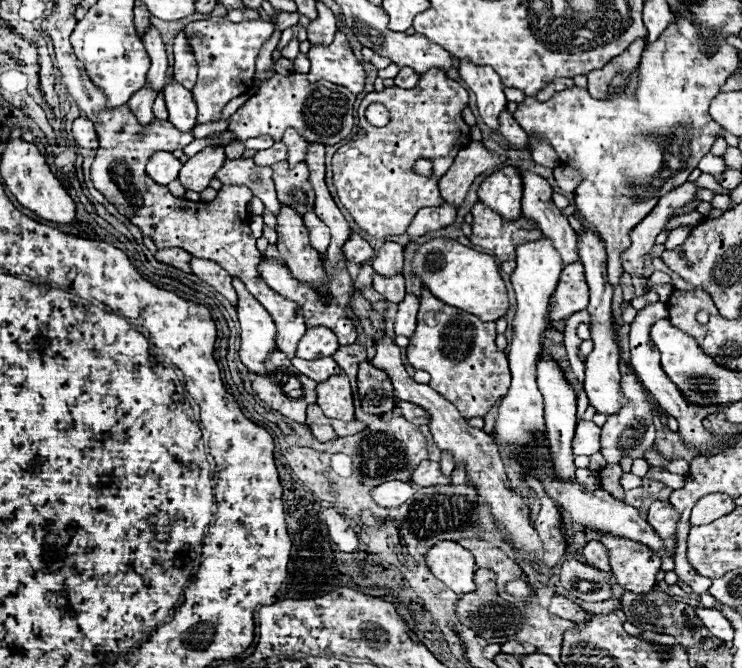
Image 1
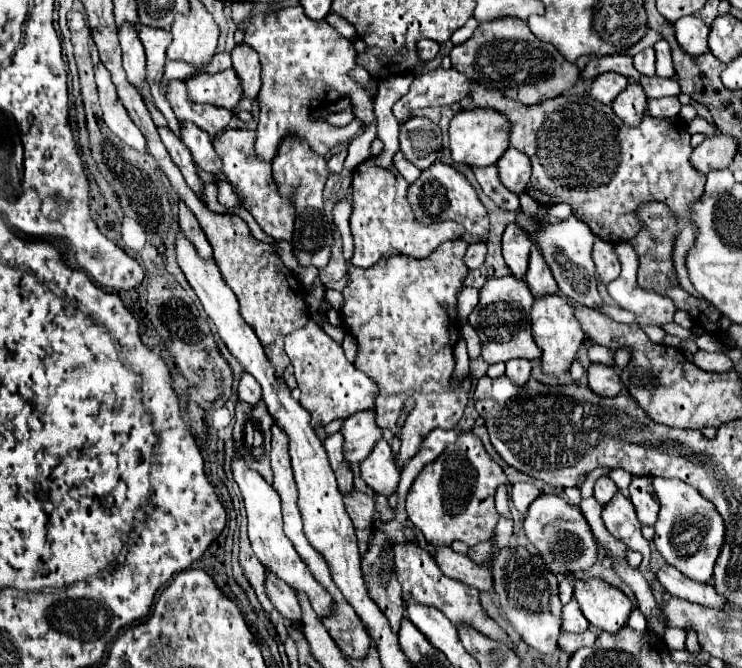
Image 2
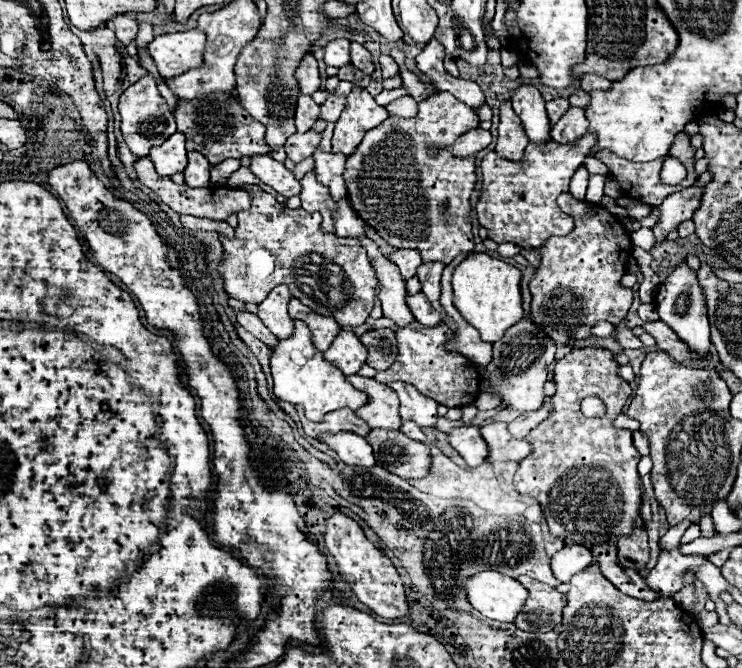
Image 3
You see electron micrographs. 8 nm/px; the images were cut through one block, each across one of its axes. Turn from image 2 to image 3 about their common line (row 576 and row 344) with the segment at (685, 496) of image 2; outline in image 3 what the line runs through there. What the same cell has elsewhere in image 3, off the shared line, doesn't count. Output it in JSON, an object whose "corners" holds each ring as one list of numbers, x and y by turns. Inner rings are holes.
{"corners":[[686,262,678,264,678,268,660,284,658,294,656,294,656,306,660,320,666,322,680,338,686,342,694,352,700,354,710,354,710,326,708,326,708,314,706,314,706,298,704,290,698,284,696,270,692,270]]}

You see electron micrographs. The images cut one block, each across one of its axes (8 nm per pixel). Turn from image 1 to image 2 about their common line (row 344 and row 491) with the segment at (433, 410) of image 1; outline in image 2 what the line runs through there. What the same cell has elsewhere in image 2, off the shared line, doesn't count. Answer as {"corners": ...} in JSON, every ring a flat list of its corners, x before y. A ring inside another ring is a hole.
{"corners":[[380,440,370,456,360,464,362,478,366,484,376,492,384,496,392,496,400,482,400,470,396,466,396,460,390,452,390,446,386,440]]}

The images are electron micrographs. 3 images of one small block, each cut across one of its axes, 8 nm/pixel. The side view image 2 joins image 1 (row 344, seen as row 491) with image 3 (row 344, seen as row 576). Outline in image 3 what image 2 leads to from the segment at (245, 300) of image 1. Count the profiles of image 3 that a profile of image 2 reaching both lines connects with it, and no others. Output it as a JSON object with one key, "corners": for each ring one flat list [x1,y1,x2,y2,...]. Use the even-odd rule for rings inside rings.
{"corners":[[294,320,294,336,280,340,278,346,272,350,270,370,274,378,274,394,284,402,304,406,306,418,314,422,324,420,328,412,334,412,340,408,358,410,368,400,364,392,358,392,356,388,352,388,352,384,344,378,342,370,334,368,334,364,324,360,322,352,316,350,312,344,310,328,298,320]]}

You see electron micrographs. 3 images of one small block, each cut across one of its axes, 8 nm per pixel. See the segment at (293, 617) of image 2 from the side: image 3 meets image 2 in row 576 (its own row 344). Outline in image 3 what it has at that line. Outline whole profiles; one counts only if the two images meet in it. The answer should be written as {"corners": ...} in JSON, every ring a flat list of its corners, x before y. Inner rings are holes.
{"corners":[[238,312,238,322,240,322,240,326,244,326,248,332,252,332,258,340,262,340,266,346,270,346,270,348,278,346,278,338,262,324,262,320,258,320,256,314]]}

